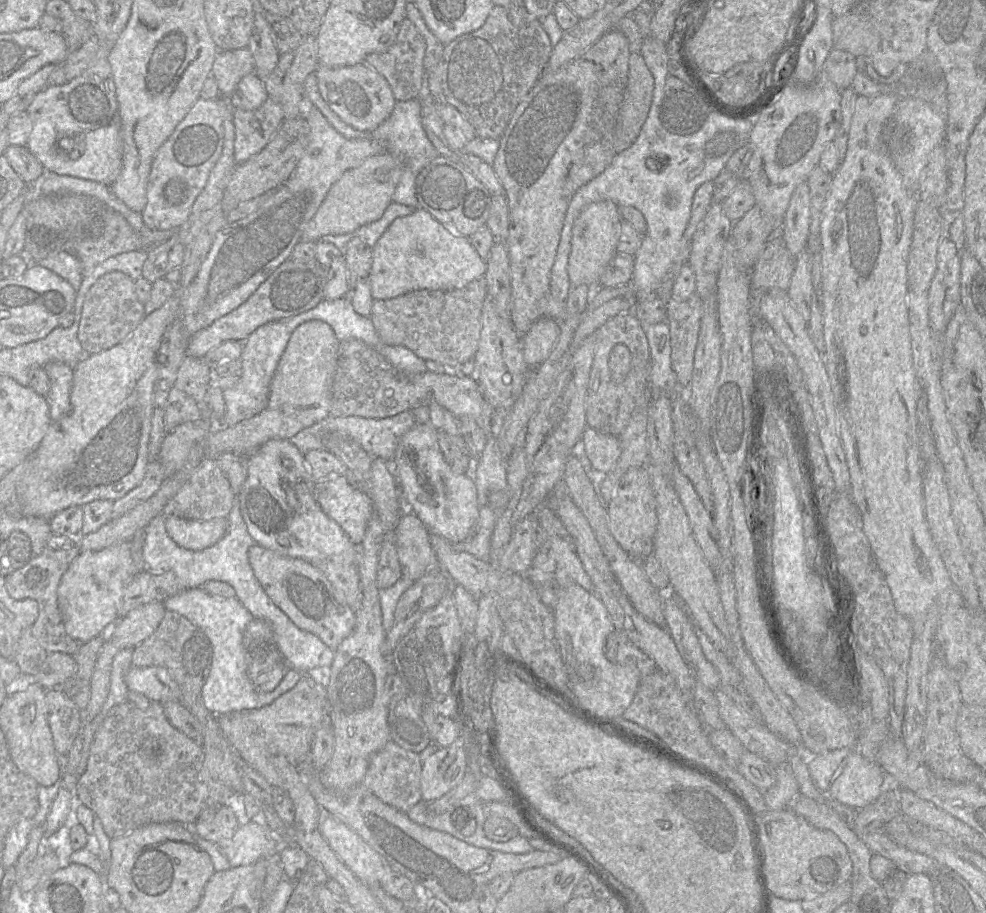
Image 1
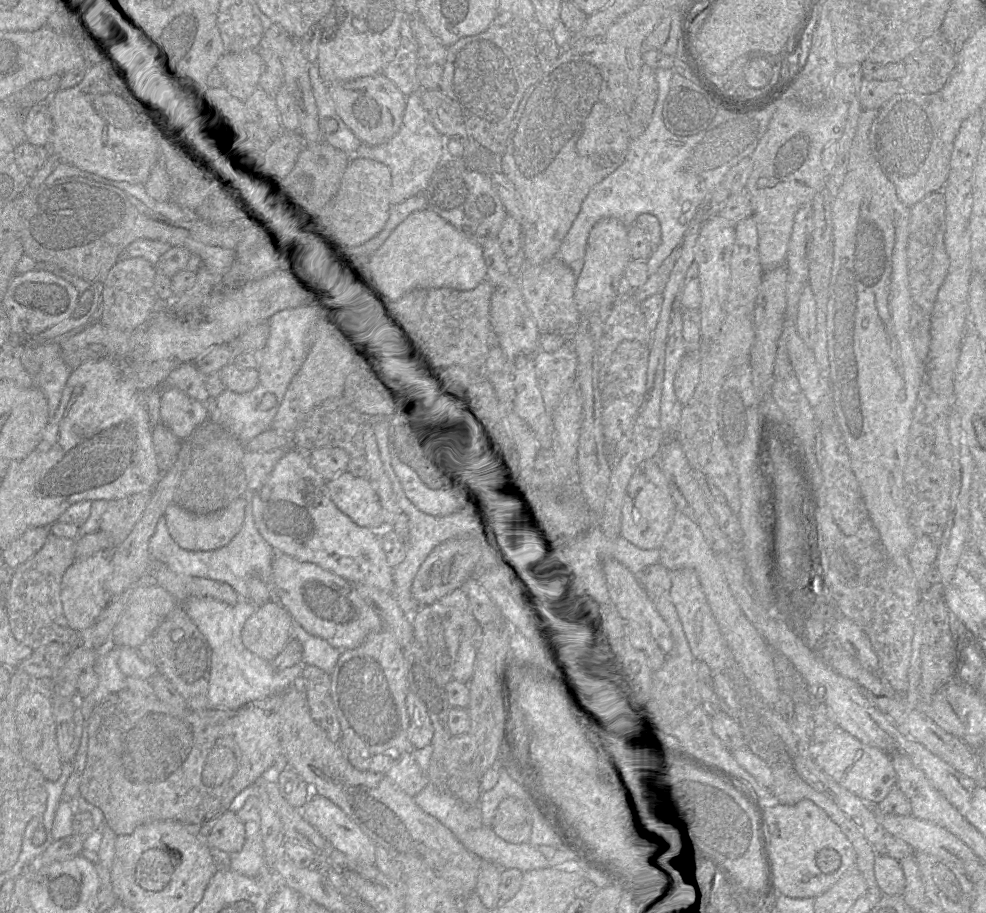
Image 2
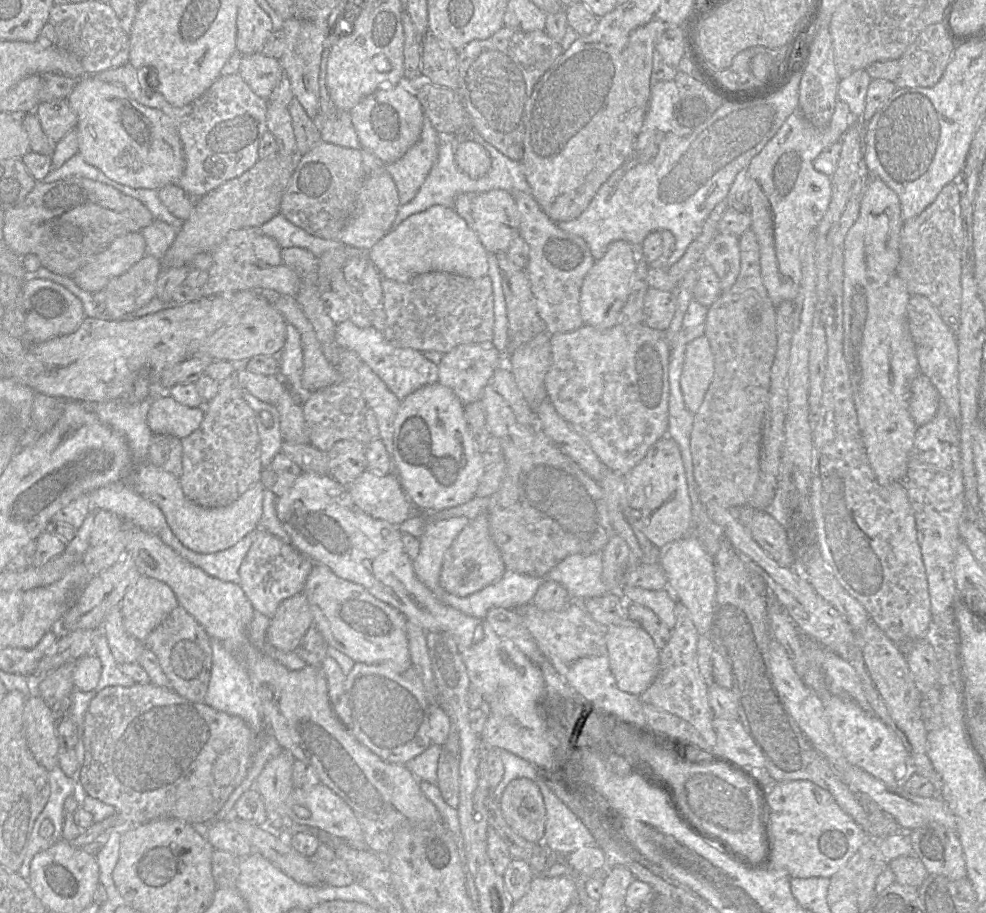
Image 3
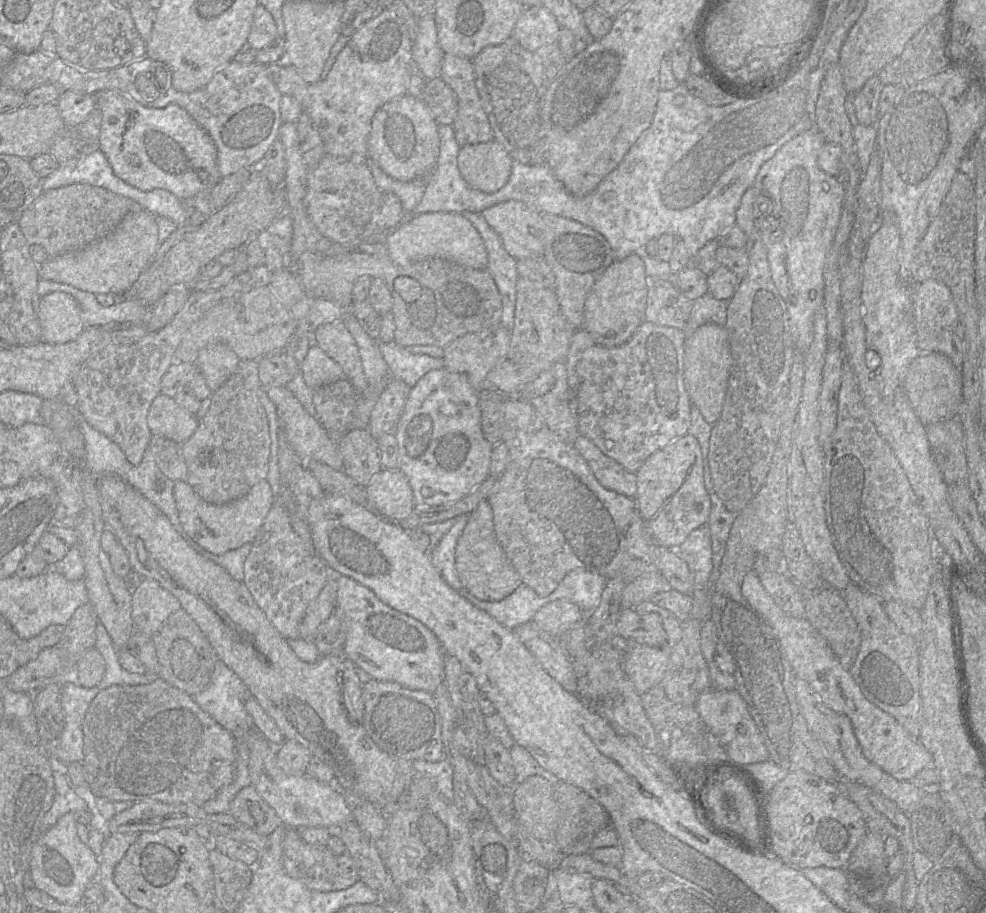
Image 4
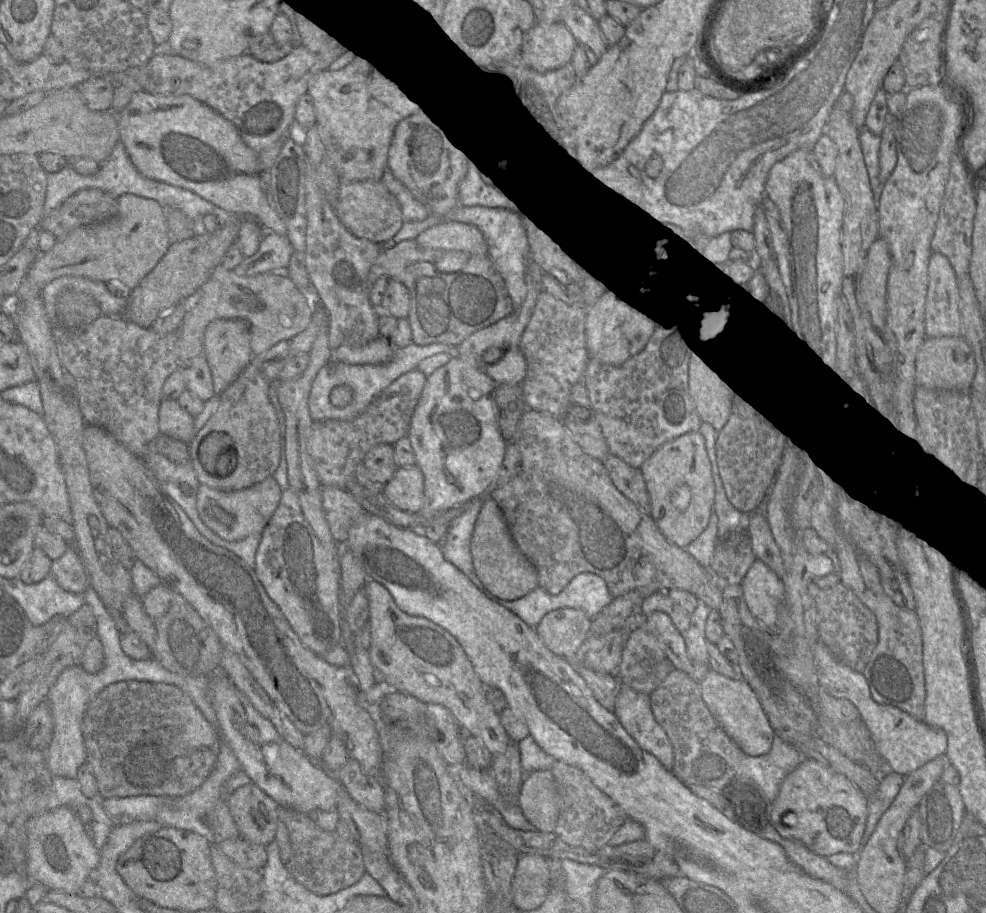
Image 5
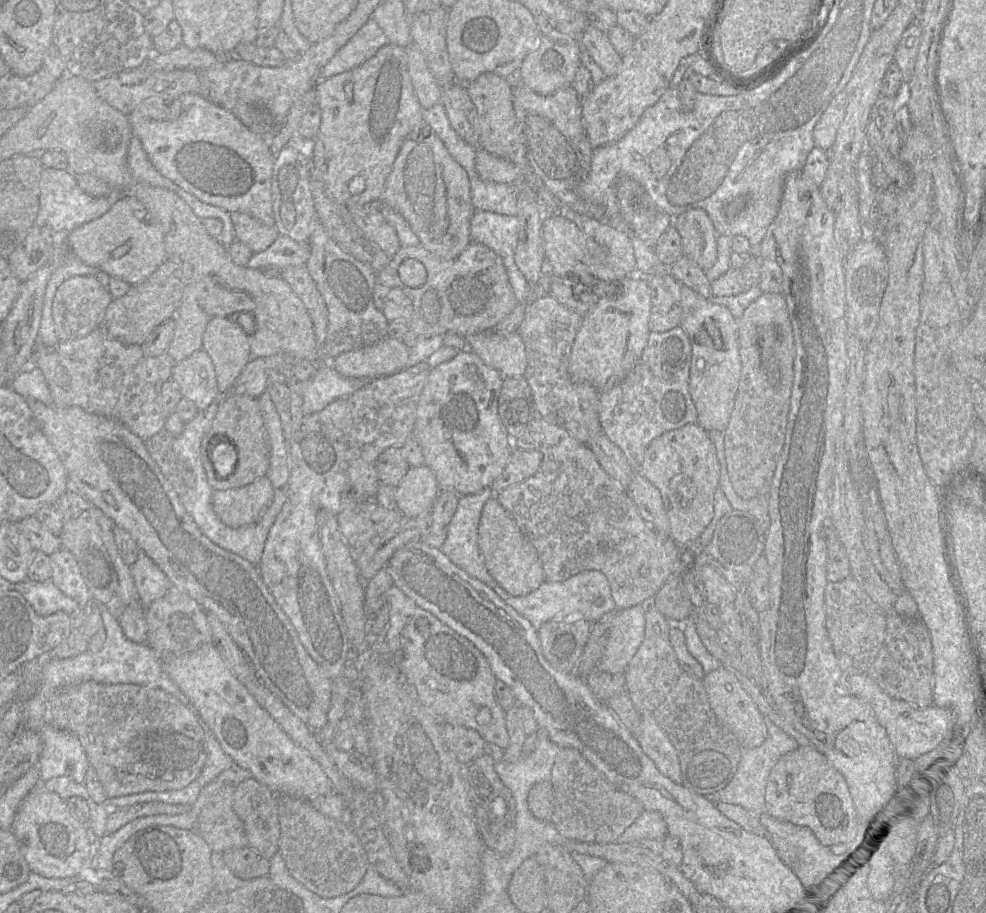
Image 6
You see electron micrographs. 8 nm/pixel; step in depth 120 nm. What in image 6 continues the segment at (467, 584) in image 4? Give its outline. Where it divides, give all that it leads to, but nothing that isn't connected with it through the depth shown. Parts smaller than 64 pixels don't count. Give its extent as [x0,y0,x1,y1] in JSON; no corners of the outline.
[478,498,546,595]

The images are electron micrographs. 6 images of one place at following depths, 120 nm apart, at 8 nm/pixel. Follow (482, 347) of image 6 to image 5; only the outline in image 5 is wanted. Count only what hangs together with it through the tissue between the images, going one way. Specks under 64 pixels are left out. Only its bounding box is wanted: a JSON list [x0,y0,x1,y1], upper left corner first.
[483,346,527,385]

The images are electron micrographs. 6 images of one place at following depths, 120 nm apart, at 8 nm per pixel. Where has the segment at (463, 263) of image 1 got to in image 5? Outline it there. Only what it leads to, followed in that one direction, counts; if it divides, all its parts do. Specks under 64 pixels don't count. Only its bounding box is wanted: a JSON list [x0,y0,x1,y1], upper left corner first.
[416,220,488,255]

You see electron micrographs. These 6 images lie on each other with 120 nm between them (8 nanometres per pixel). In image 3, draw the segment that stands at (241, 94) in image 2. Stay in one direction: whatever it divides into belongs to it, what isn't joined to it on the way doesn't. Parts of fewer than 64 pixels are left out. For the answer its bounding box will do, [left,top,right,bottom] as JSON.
[238,52,285,99]

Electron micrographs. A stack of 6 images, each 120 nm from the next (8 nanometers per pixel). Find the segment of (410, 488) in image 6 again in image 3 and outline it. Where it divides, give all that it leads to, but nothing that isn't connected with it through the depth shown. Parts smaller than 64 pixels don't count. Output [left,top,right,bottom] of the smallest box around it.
[348,472,413,525]

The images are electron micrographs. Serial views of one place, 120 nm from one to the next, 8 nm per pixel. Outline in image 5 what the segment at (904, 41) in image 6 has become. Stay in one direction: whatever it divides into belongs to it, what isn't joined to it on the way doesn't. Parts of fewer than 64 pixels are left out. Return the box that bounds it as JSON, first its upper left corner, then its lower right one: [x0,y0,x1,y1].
[899,16,940,88]

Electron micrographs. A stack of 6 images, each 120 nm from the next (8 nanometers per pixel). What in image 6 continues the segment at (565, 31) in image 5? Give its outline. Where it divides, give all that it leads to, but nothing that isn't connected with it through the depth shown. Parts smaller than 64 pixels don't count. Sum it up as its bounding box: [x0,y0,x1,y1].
[504,36,580,95]

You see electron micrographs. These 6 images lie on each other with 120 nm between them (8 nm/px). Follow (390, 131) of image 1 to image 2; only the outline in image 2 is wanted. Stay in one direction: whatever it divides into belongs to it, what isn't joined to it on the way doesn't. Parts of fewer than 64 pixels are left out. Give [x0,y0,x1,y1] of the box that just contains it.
[351,94,446,204]

